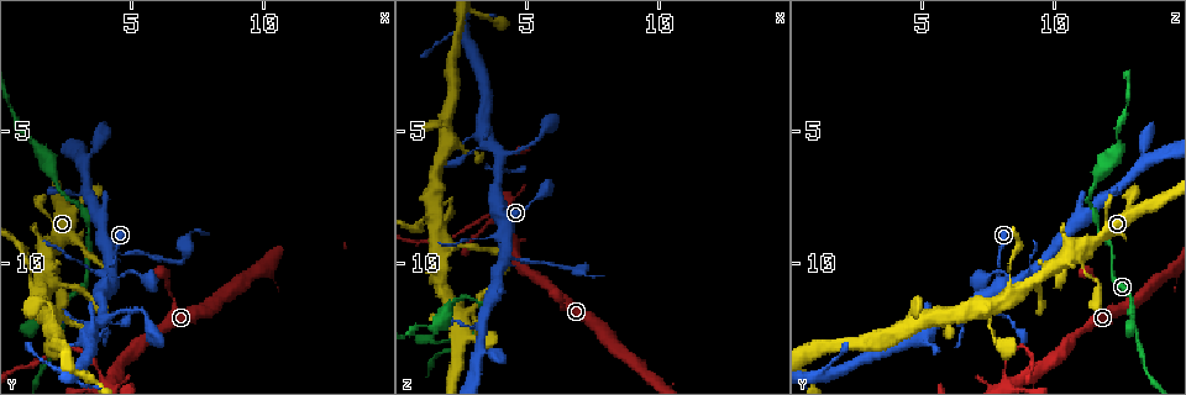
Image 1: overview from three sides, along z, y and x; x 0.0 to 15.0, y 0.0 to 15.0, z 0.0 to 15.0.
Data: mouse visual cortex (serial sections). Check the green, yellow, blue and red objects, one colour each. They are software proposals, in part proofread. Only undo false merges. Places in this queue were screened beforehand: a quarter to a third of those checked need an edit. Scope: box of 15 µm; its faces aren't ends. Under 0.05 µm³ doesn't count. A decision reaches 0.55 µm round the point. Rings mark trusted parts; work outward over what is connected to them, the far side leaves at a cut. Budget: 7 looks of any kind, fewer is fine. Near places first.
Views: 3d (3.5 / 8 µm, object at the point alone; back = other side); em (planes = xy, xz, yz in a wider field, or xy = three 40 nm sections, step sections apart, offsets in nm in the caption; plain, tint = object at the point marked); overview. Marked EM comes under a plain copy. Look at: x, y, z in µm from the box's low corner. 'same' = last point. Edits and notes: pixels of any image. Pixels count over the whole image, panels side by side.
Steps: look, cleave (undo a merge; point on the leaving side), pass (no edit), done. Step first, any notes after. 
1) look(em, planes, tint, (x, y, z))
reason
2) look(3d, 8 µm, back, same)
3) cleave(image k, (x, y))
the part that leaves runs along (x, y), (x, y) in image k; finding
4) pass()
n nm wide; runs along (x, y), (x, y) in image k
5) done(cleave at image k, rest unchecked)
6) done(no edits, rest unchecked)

look(3d, 3.5 µm, (1.3, 11.0, 8.3))
thick turns thin

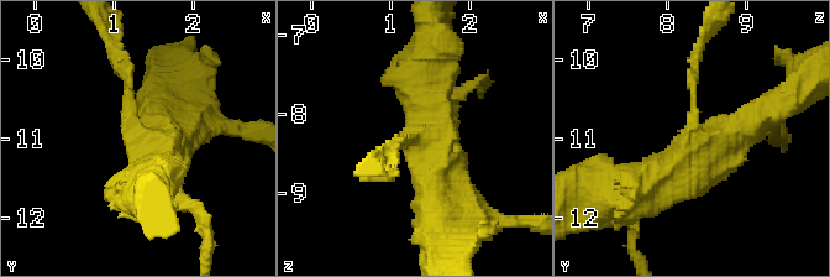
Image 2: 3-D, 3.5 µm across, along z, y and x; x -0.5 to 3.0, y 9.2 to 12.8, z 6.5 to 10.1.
look(em, xy, step 5, tint, (1.25, 10.90, 8.35))
3 arms; arms of 100, 500, 600 nm

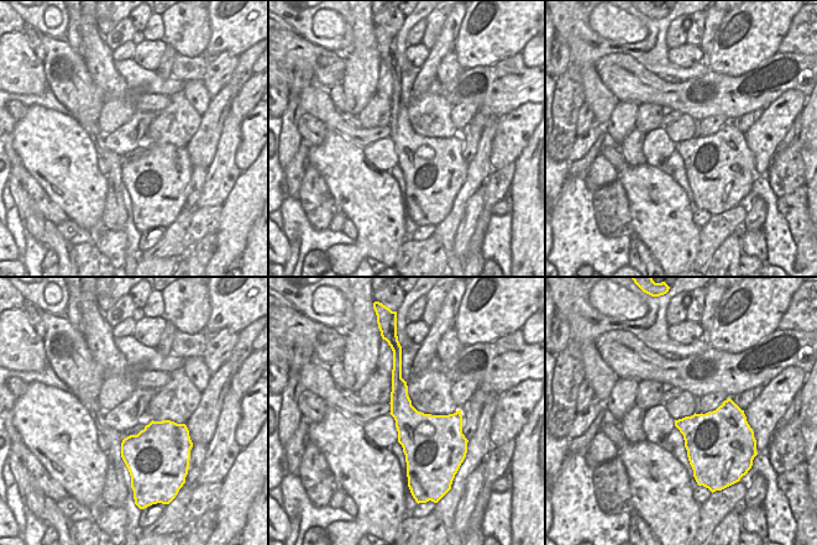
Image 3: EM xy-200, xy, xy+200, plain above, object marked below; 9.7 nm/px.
cleave(image 2, (121, 58))
the part that leaves runs along (129, 98), (129, 78), (105, 34) in image 2; a second cell is stuck on

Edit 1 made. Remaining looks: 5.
look(overview)
redraw

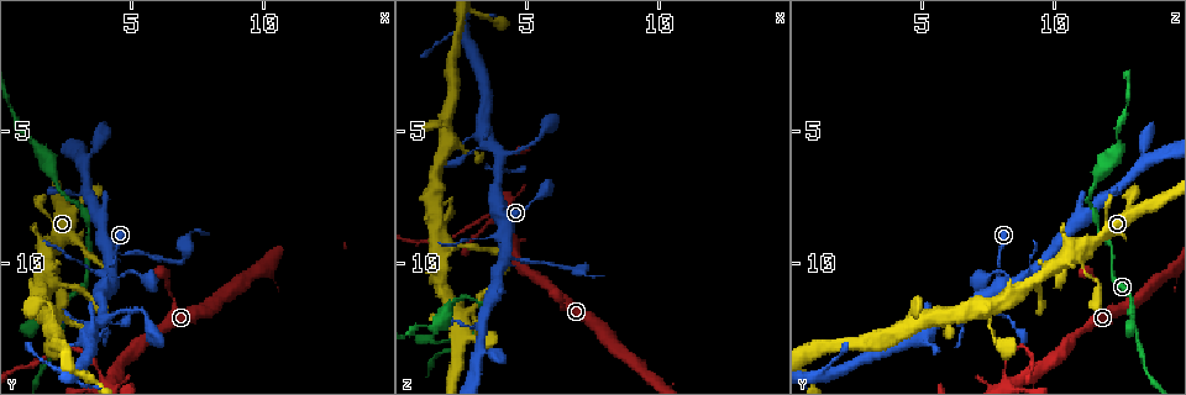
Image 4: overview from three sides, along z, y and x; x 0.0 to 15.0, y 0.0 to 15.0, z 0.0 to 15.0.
look(3d, 3.5 µm, (4.0, 10.9, 8.0))
looks like a crossing

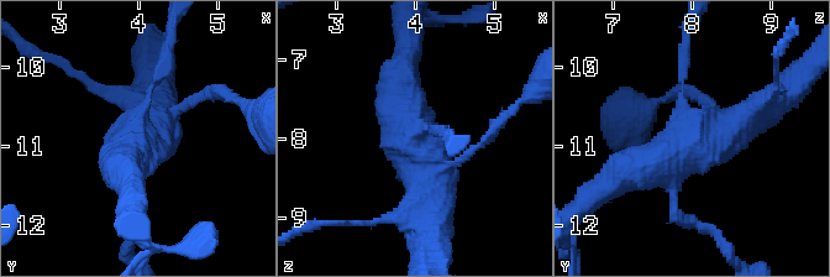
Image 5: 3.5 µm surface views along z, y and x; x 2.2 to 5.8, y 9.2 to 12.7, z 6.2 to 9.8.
look(em, xy, step 3, tint, (3.95, 10.85, 7.85))

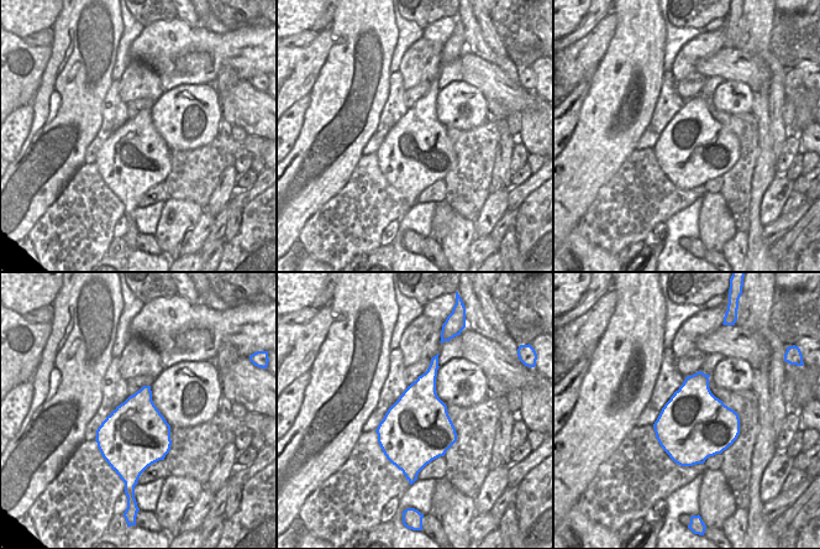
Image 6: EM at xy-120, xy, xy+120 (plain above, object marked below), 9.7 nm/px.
pass()
runs along (687, 59), (683, 136), (756, 113) in image 5; continuous, no second cell

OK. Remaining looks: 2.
look(em, planes, tint, (4.2, 9.7, 9.8))
arms part here

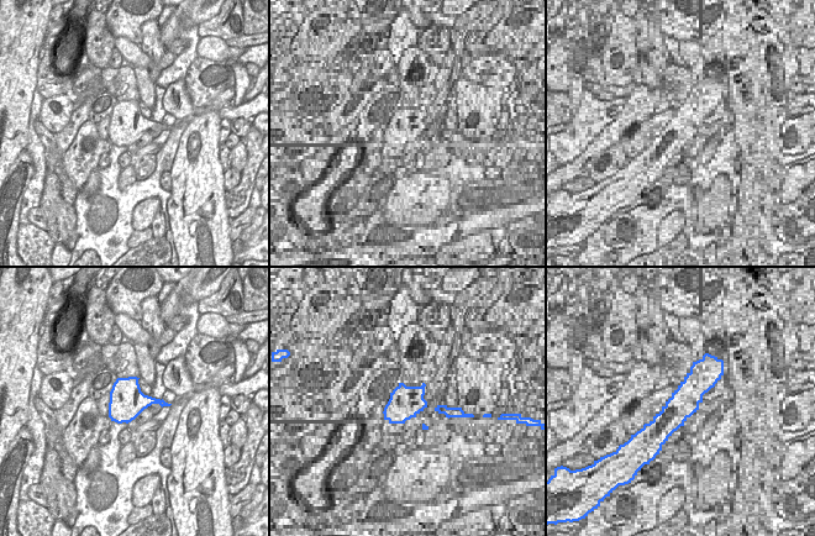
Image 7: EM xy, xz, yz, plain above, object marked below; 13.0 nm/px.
look(3d, 3.5 µm, same)

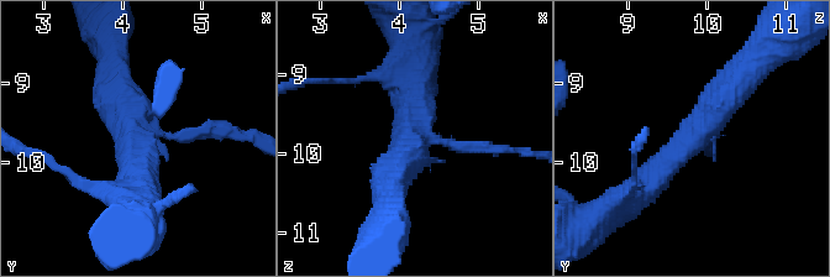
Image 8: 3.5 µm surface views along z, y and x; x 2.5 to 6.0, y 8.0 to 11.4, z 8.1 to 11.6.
cleave(image 8, (204, 132))
460 nm wide; the part that leaves runs along (164, 132), (236, 129), (256, 136) in image 8; a second cell is stuck on

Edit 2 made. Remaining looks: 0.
done(cleave at image 2, cleave at image 8, rest unchecked)

